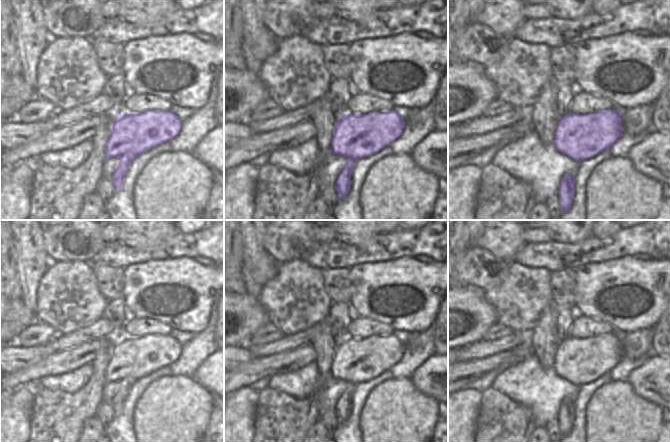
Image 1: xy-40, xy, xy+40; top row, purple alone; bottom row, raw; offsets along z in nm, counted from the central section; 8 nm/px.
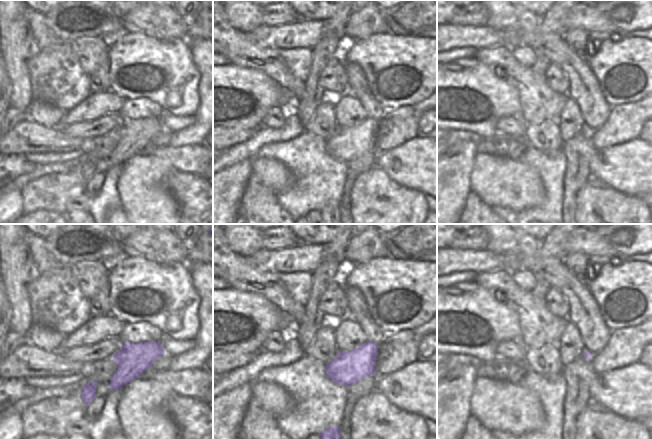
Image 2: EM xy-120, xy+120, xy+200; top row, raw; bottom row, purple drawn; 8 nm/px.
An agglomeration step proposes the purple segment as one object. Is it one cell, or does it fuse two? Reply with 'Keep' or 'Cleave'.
Cleave

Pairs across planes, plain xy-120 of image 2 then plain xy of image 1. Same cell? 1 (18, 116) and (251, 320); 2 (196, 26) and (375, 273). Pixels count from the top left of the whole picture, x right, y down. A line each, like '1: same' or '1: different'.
1: different
2: different

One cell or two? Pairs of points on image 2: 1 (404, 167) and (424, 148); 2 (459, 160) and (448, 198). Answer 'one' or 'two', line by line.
1: one
2: one

